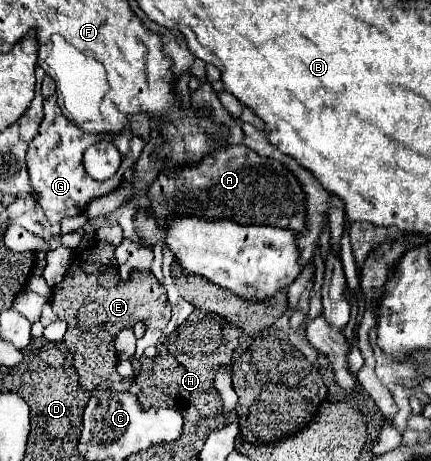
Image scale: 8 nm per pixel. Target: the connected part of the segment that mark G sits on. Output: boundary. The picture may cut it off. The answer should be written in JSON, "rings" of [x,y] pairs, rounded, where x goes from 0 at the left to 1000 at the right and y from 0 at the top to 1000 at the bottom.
{"rings":[[[104,165],[100,174],[100,234],[104,234],[104,256],[90,269],[90,286],[81,295],[81,304],[72,308],[72,321],[63,325],[63,364],[67,364],[67,386],[77,399],[77,412],[90,421],[90,443],[104,456],[104,469],[118,486],[142,486],[146,473],[169,473],[197,460],[202,443],[216,430],[244,425],[248,416],[262,416],[281,395],[285,395],[285,373],[304,364],[304,347],[295,343],[295,334],[309,334],[309,356],[318,351],[323,334],[332,330],[336,312],[346,308],[346,265],[336,252],[309,252],[304,269],[295,273],[295,282],[285,291],[276,291],[276,299],[299,291],[299,308],[285,304],[276,308],[276,325],[285,334],[285,351],[271,369],[271,377],[244,395],[225,395],[211,382],[202,382],[197,364],[193,364],[193,330],[220,312],[225,304],[244,299],[244,295],[220,295],[220,291],[197,291],[183,286],[183,278],[174,278],[174,269],[165,269],[146,243],[132,230],[132,204],[128,204],[128,178]]]}

